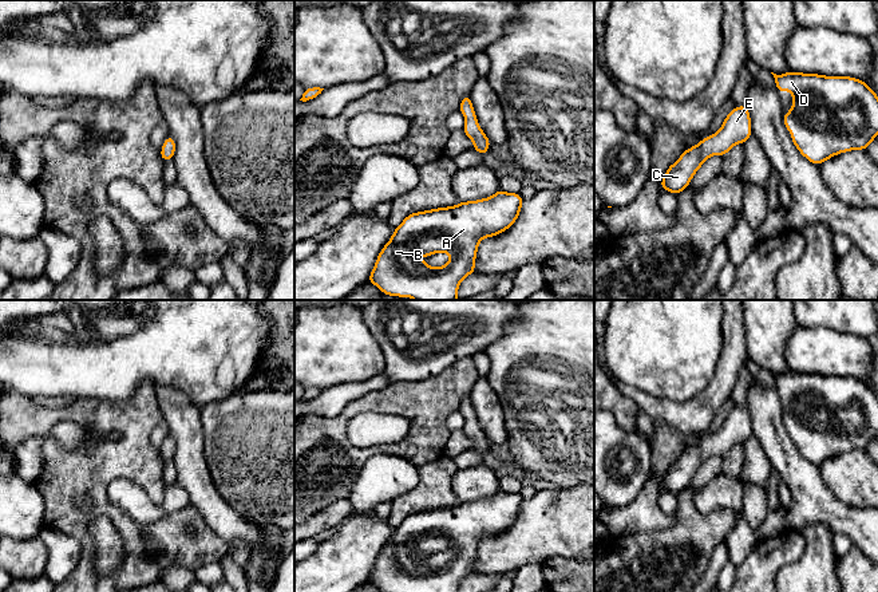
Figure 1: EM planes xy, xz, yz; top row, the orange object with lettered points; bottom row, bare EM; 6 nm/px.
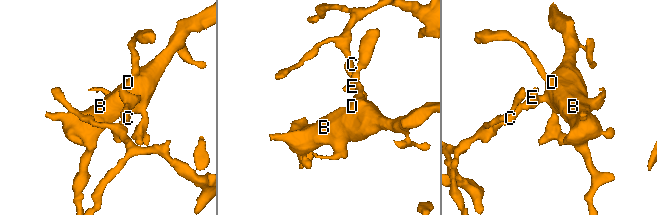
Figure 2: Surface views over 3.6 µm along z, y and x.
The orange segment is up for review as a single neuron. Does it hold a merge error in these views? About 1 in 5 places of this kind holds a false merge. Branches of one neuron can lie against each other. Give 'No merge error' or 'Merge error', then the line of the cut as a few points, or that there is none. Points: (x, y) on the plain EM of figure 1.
No merge error. No split

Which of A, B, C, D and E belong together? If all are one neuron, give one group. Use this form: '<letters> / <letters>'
A B C D E

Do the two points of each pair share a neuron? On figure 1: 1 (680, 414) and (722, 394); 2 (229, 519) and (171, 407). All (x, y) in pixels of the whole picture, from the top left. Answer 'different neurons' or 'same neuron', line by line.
1: same neuron
2: same neuron

